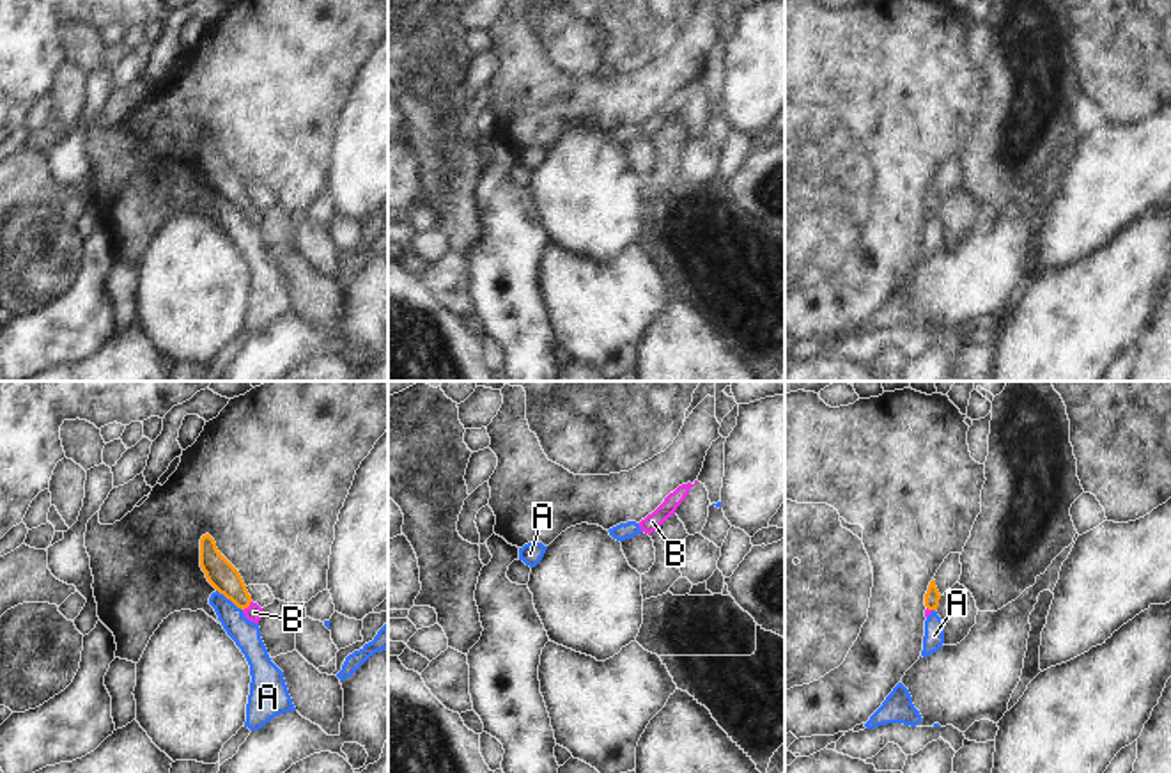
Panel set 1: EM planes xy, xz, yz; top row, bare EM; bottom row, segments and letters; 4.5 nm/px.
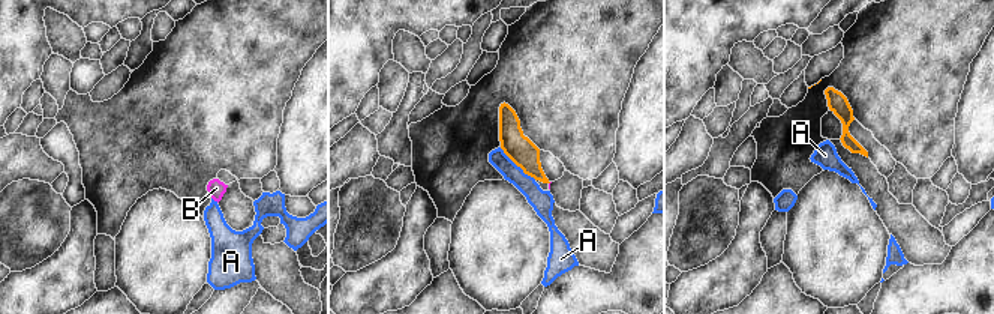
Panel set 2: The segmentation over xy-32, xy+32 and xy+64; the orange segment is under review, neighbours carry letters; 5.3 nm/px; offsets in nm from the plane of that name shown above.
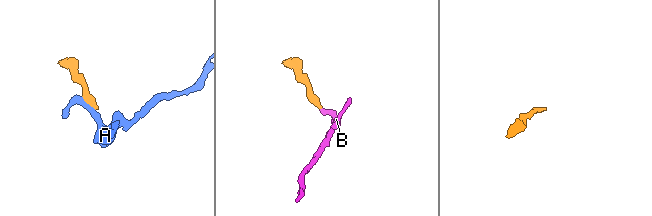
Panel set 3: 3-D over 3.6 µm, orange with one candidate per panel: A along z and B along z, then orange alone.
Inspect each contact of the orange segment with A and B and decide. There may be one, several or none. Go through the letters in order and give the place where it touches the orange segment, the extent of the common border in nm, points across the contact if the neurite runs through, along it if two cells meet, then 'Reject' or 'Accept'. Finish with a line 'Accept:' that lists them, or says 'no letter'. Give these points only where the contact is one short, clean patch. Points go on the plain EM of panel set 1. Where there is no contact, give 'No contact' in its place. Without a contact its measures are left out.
A: Touches orange at xy (229, 201). Shared border 160 nm. Boundary: xy (217, 192), (241, 213). Reject
B: Touches orange at xy (247, 210). Shared border 60 nm. Path across: xy (220, 176), (247, 210), (254, 215). Accept
Accept: B.

